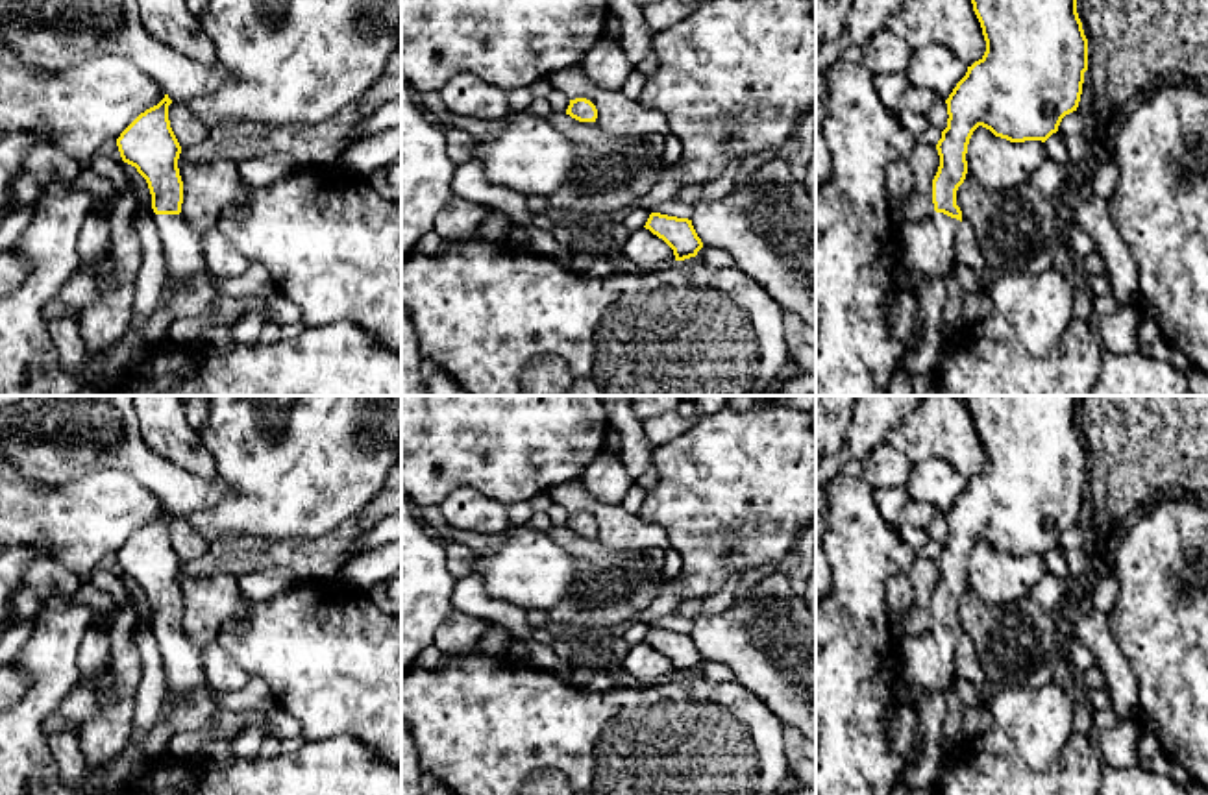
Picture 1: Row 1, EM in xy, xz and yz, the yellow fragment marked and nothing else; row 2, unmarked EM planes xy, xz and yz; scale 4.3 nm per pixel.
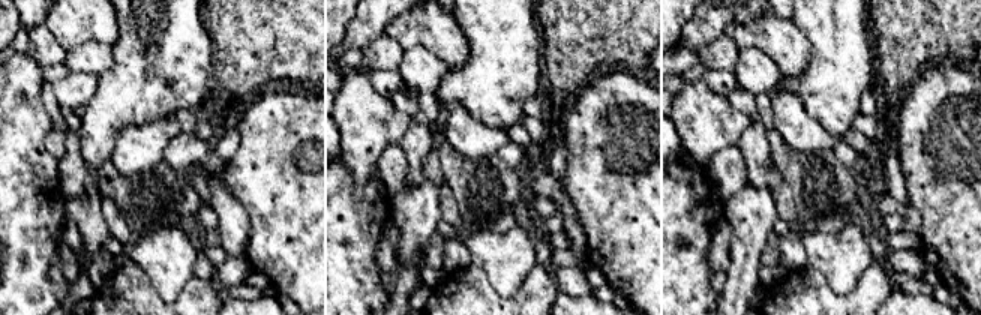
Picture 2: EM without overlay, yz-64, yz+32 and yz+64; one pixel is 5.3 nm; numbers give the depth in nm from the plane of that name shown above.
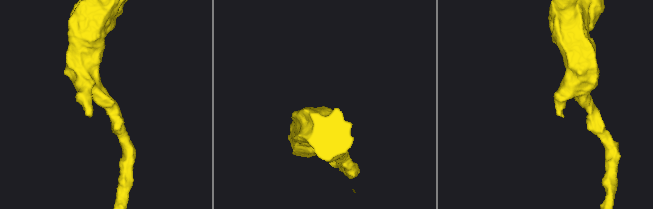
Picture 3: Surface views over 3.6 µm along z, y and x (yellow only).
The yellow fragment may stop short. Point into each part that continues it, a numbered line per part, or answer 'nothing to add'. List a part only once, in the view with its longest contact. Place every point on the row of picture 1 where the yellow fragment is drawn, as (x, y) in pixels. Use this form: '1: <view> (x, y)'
1: xy (182, 246)

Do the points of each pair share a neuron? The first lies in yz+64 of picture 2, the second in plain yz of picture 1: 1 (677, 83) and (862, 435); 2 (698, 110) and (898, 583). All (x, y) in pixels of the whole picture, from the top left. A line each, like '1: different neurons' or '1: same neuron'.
1: same neuron
2: different neurons

